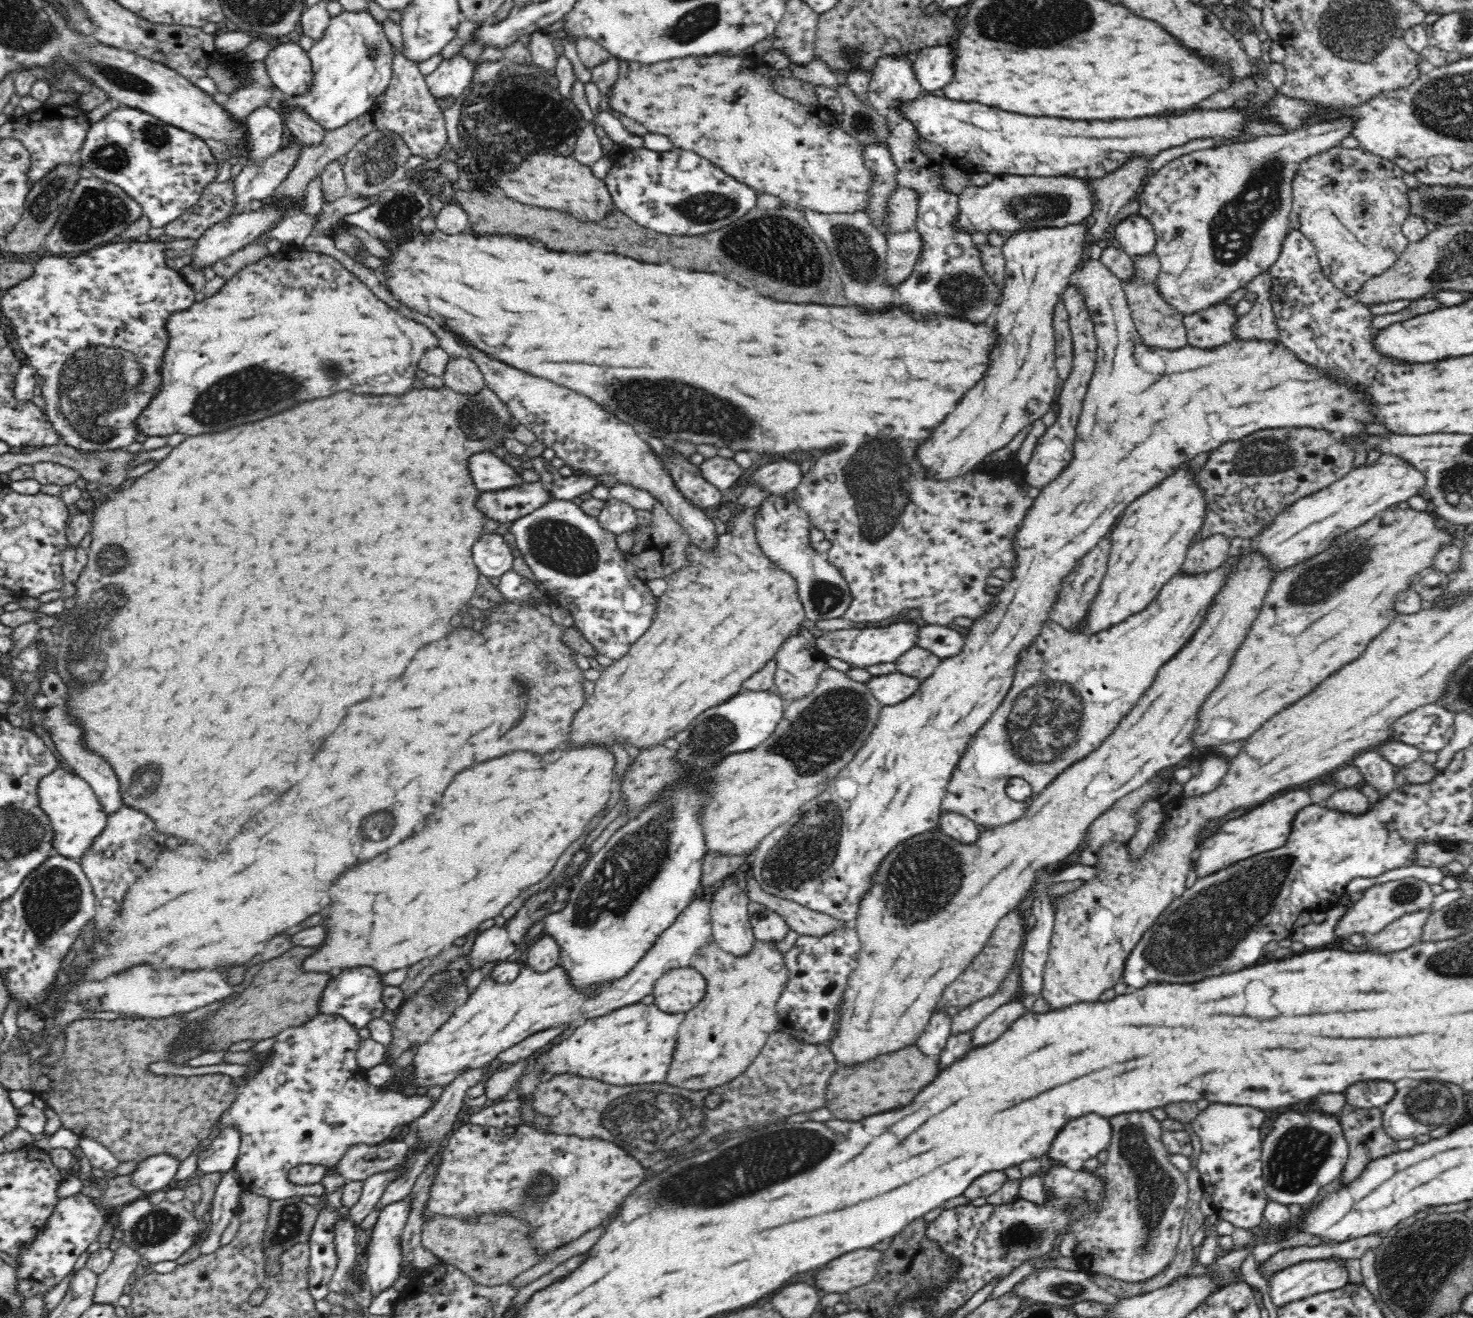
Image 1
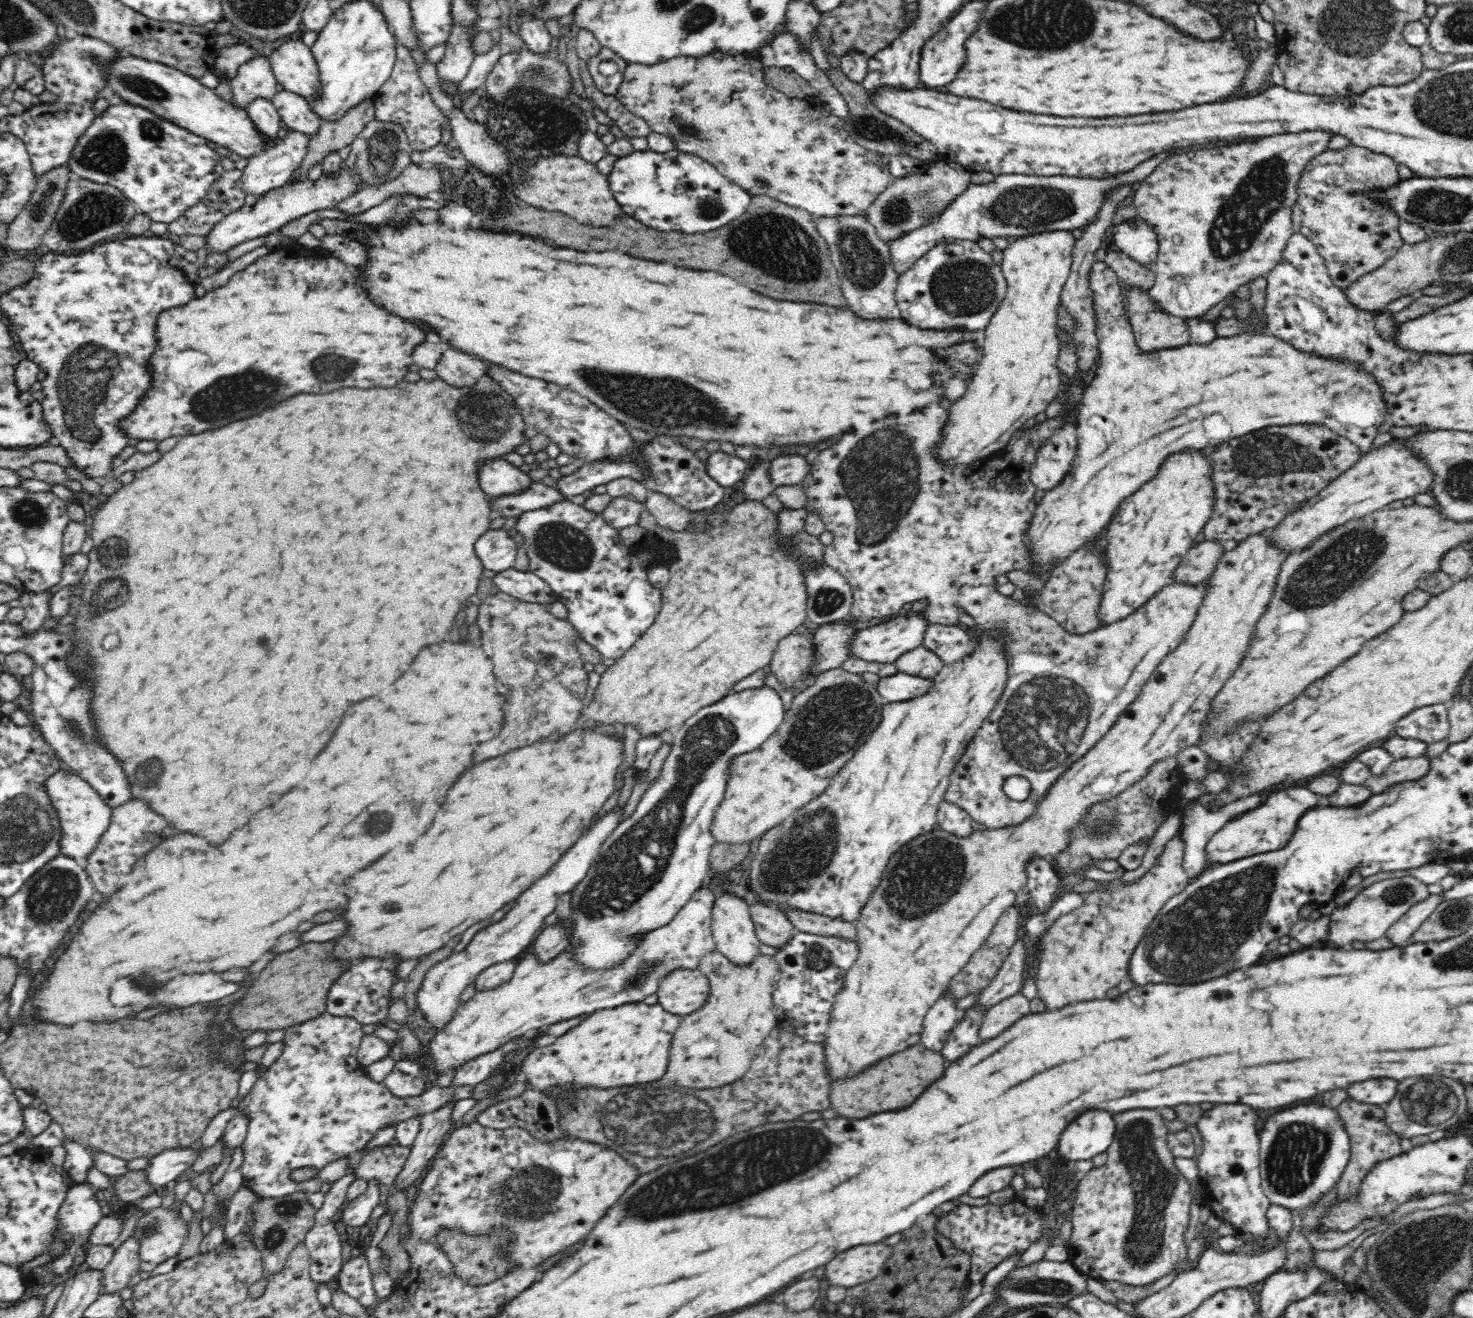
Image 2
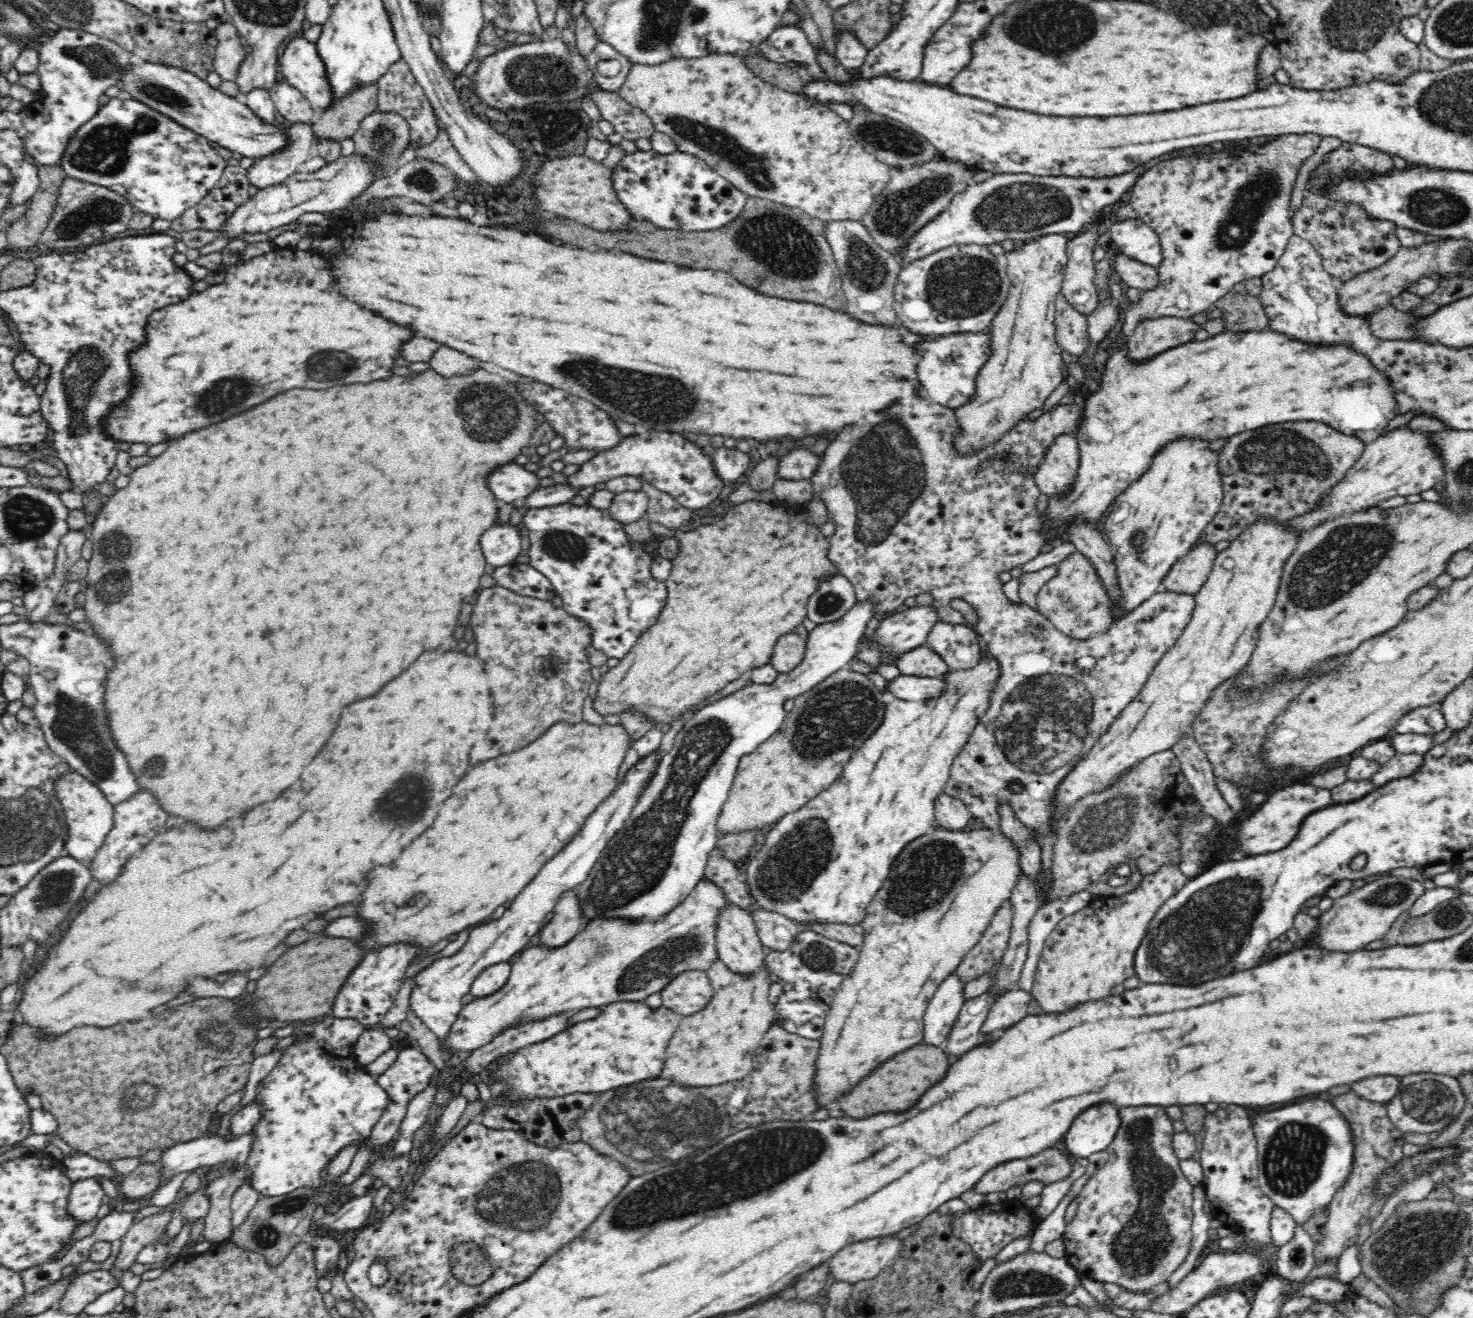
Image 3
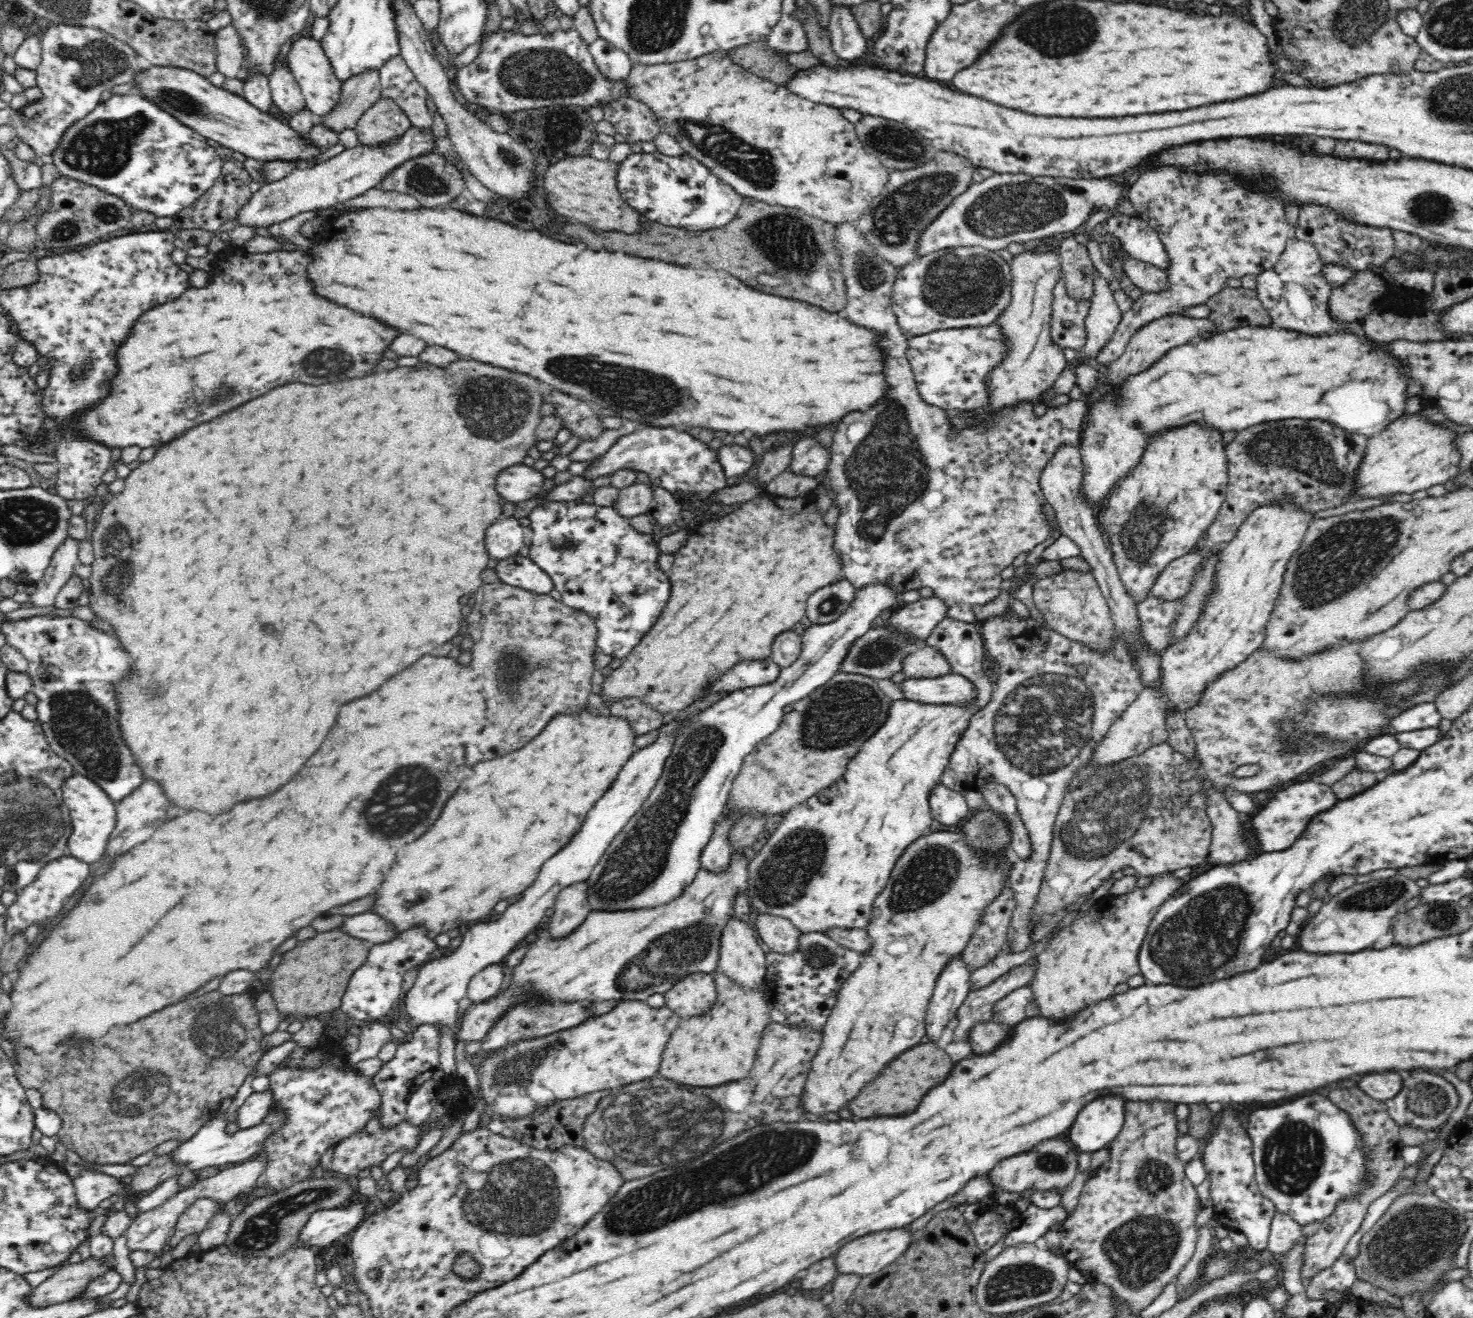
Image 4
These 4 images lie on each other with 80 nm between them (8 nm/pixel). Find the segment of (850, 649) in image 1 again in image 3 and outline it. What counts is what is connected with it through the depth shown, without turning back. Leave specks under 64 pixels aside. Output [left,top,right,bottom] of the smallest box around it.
[859,605,937,663]

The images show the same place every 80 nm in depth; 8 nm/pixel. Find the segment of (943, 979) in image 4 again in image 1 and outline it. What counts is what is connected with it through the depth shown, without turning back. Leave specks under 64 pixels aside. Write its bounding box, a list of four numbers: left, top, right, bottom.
[914,1011,950,1056]

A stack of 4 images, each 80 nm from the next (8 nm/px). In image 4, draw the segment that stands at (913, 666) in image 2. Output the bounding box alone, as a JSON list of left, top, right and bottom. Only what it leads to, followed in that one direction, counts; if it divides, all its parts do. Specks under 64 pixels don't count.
[900,644,950,678]

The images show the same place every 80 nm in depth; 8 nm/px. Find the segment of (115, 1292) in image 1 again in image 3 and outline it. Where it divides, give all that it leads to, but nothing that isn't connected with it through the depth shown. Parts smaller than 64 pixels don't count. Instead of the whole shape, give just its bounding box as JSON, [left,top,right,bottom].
[108,1208,170,1286]

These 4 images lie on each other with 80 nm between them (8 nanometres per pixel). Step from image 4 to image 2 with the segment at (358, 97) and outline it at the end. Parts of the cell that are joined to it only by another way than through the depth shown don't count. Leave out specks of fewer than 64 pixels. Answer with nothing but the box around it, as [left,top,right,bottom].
[288,99,375,184]

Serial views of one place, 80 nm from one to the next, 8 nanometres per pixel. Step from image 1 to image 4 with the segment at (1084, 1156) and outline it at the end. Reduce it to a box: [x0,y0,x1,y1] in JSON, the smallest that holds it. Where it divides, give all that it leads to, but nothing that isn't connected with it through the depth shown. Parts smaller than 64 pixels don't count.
[1066,1096,1124,1153]

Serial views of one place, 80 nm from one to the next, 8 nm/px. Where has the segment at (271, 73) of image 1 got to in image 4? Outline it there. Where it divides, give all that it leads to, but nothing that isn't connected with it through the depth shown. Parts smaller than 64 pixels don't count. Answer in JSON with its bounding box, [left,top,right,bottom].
[285,38,342,116]

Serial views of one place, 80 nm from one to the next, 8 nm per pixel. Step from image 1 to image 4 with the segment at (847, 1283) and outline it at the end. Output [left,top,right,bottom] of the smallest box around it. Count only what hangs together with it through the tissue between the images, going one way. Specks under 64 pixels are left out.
[836,1227,912,1275]

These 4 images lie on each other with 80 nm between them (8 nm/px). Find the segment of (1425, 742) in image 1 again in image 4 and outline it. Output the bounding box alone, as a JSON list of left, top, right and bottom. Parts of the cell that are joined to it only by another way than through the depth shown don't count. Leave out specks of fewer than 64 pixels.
[1391,702,1441,733]

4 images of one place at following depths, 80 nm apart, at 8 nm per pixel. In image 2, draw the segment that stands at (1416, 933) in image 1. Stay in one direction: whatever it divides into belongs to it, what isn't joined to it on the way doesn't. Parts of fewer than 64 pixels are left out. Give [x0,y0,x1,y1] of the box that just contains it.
[1384,894,1443,947]

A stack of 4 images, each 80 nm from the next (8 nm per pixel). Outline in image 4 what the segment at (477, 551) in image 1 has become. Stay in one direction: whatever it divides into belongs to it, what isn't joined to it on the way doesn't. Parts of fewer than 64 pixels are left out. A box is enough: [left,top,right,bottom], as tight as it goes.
[486,518,524,561]

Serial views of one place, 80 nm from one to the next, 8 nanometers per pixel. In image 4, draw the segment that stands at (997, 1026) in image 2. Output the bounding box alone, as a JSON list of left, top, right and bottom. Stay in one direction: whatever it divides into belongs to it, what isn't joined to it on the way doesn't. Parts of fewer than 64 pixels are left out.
[988,986,1034,1025]

